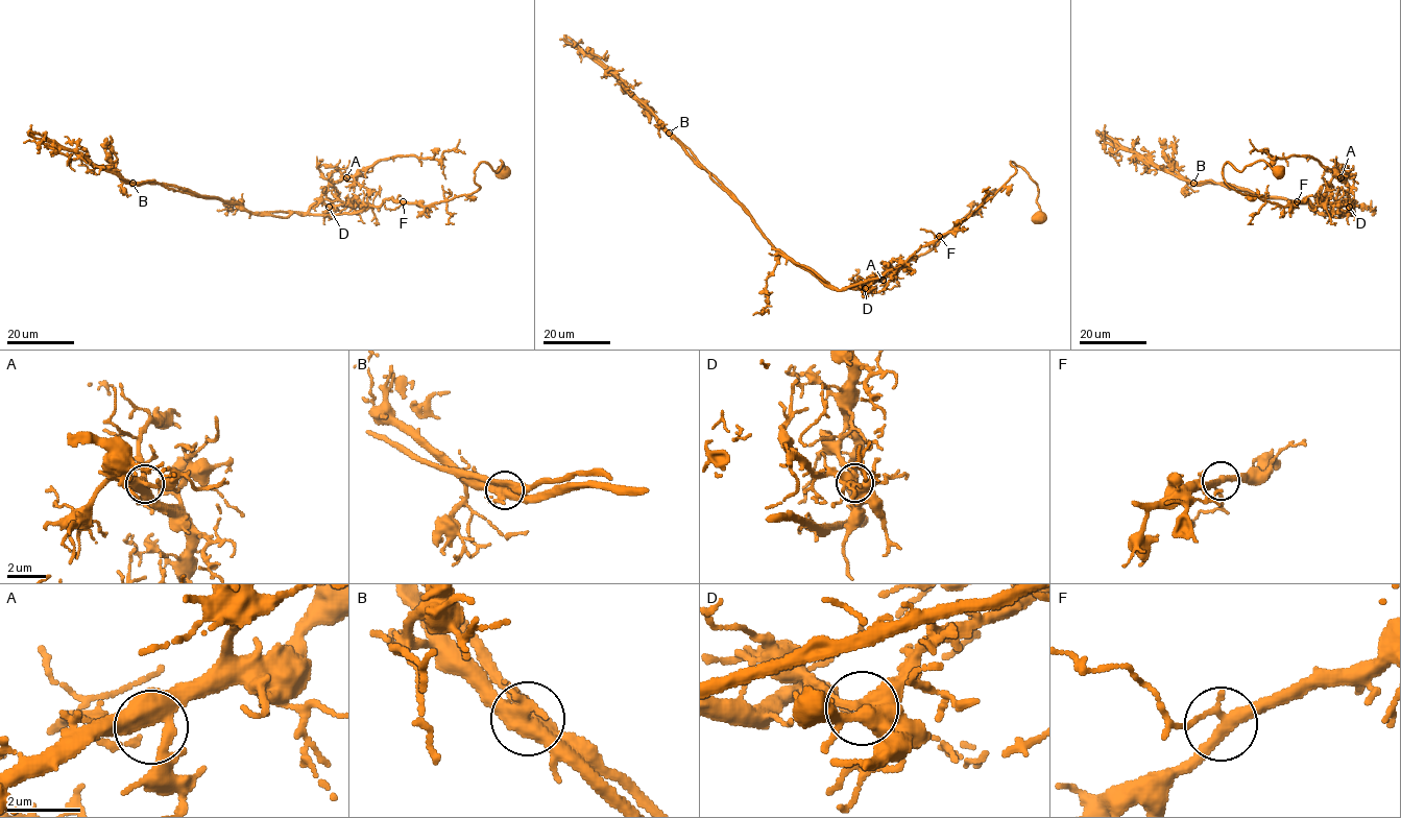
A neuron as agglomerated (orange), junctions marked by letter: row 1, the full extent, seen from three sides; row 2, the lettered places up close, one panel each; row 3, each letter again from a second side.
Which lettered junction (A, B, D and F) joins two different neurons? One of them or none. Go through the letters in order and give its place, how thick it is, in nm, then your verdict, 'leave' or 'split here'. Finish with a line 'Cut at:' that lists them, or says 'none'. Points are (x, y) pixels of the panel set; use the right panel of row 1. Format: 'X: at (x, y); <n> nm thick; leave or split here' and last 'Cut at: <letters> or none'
A: at (1341, 177); 460 nm thick; leave
B: at (1193, 183); 440 nm thick; split here
D: at (1349, 207); 440 nm thick; leave
F: at (1297, 201); 280 nm thick; leave
Cut at: B

